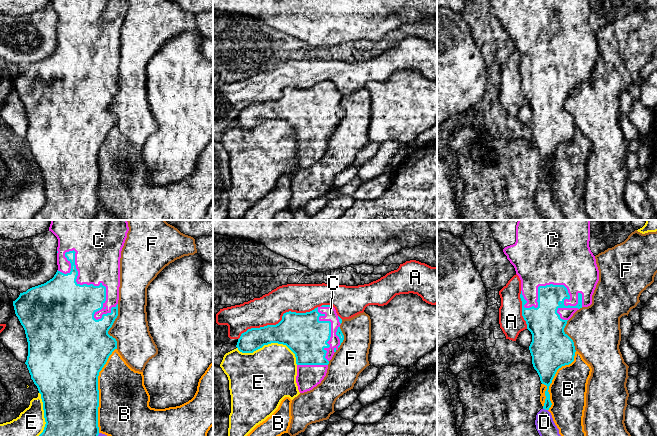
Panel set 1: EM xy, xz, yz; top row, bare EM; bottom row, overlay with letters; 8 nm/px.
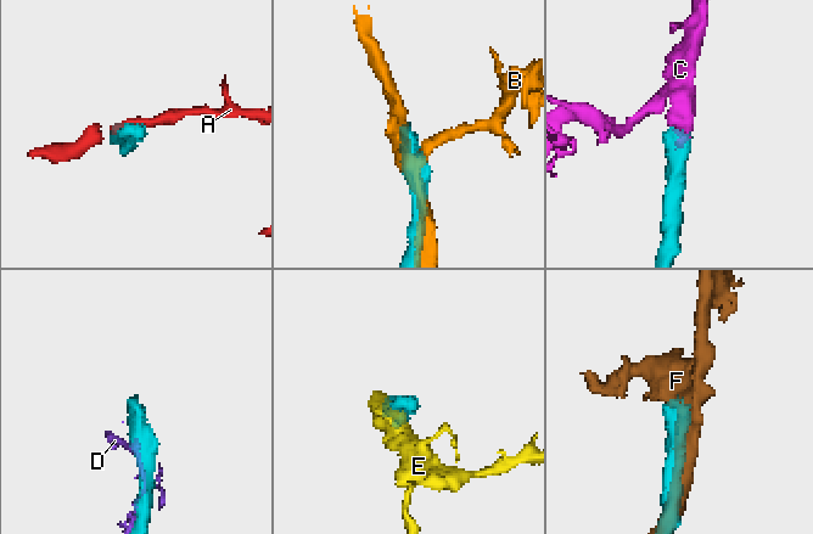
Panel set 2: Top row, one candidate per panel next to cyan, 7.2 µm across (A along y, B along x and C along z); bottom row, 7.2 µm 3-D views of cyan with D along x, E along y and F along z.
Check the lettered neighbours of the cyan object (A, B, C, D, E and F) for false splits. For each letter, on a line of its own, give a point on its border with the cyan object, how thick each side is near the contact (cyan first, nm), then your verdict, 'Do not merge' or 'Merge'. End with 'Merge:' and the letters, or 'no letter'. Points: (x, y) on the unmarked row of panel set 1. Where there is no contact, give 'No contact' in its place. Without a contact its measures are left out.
A: Touches cyan at xz (279, 98). Thickness 320 nm (cyan) against 240 nm. Do not merge
B: Touches cyan at yz (553, 153). Thickness 320 nm (cyan) against 300 nm. Do not merge
C: Touches cyan at yz (556, 61). Thickness 190 nm (cyan) against 500 nm. Merge
D: Touches cyan at yz (545, 185). Thickness 100 nm (cyan) against 160 nm. Do not merge
E: Touches cyan at xz (270, 119). Thickness 300 nm (cyan) against 440 nm. Do not merge
F: Touches cyan at xy (111, 102). Thickness 400 nm (cyan) against 300 nm. Do not merge
Merge: C

